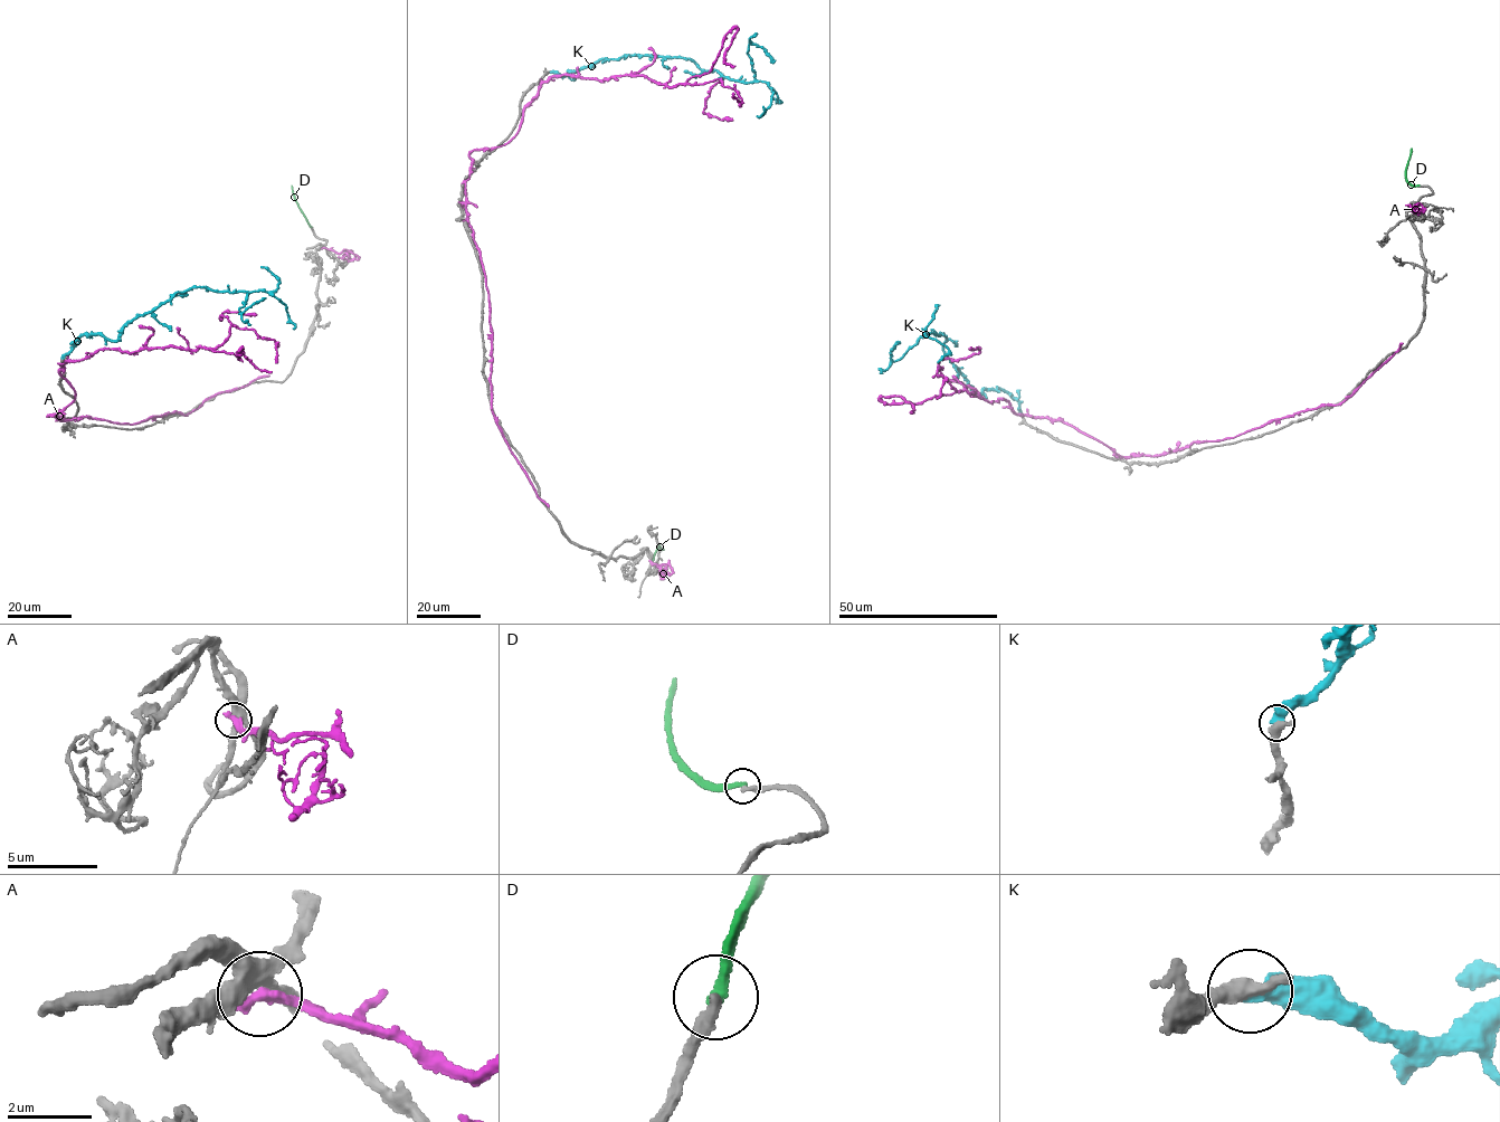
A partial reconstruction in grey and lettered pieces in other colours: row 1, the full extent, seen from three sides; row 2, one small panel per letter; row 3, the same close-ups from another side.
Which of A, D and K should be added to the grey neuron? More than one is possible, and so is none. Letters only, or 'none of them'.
K

